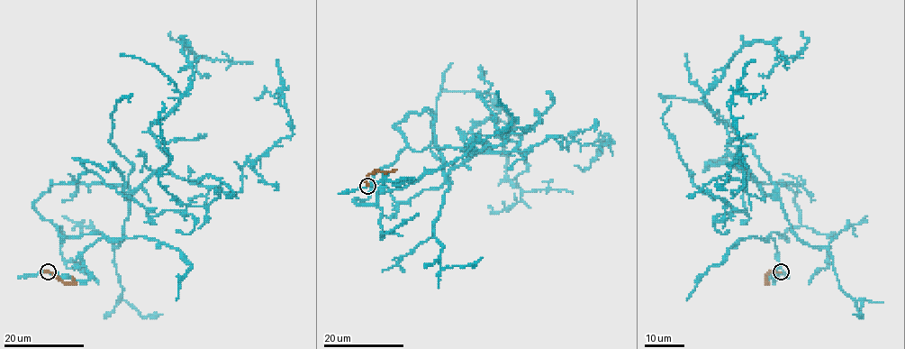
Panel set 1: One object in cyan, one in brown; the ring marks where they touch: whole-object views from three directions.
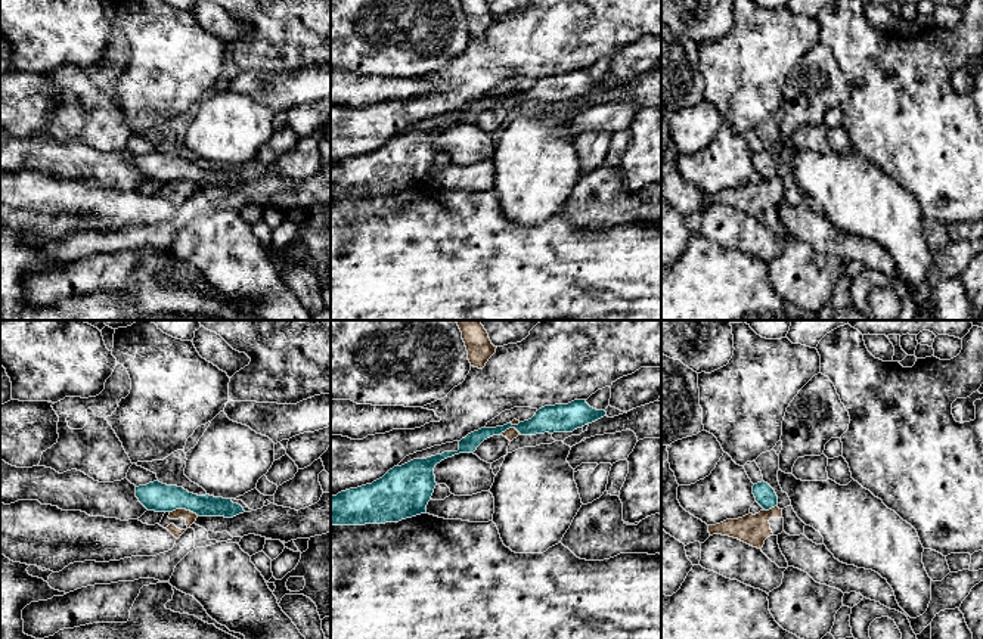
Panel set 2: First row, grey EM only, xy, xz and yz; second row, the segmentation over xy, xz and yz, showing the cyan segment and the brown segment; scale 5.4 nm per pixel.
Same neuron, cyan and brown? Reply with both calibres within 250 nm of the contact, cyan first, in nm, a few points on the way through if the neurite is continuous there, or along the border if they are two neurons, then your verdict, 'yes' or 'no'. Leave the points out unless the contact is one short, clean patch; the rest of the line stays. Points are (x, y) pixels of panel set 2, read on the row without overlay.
150 nm thick on the cyan side, 60 nm on the other; border along xz (520, 92), (501, 104); no

